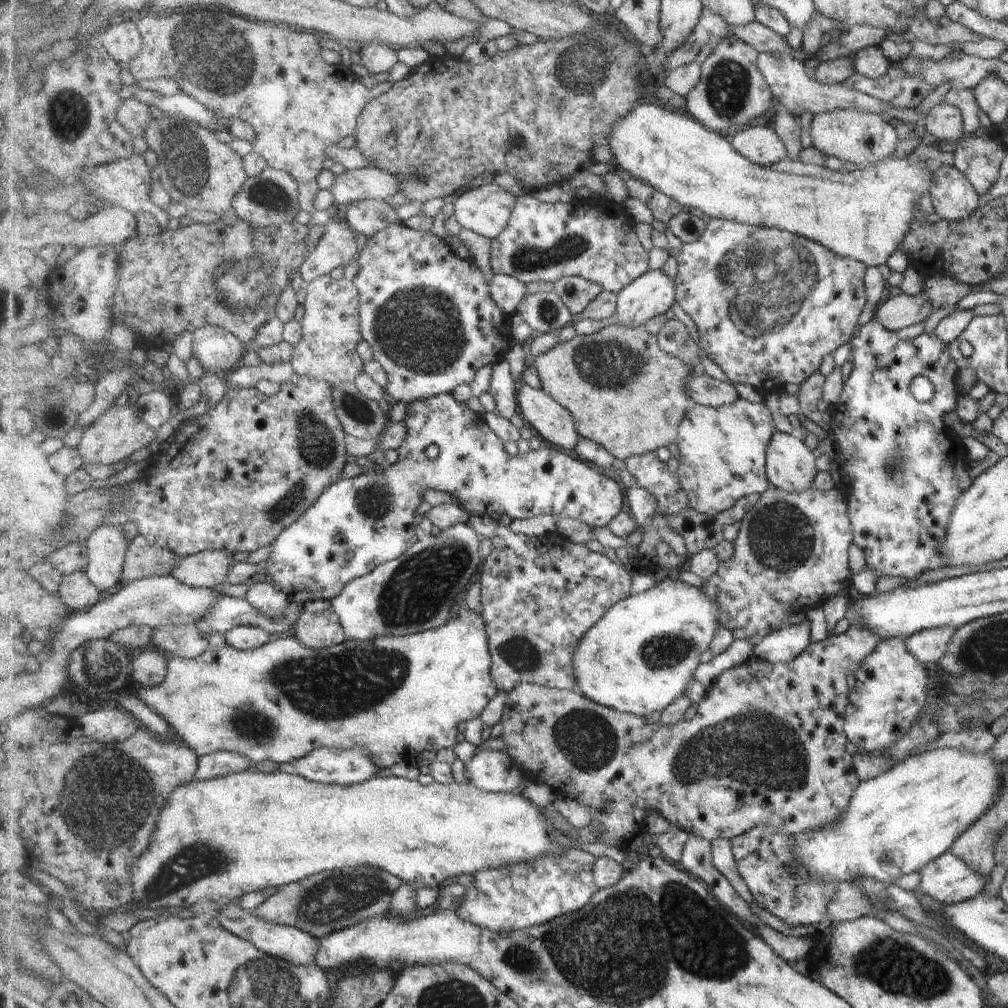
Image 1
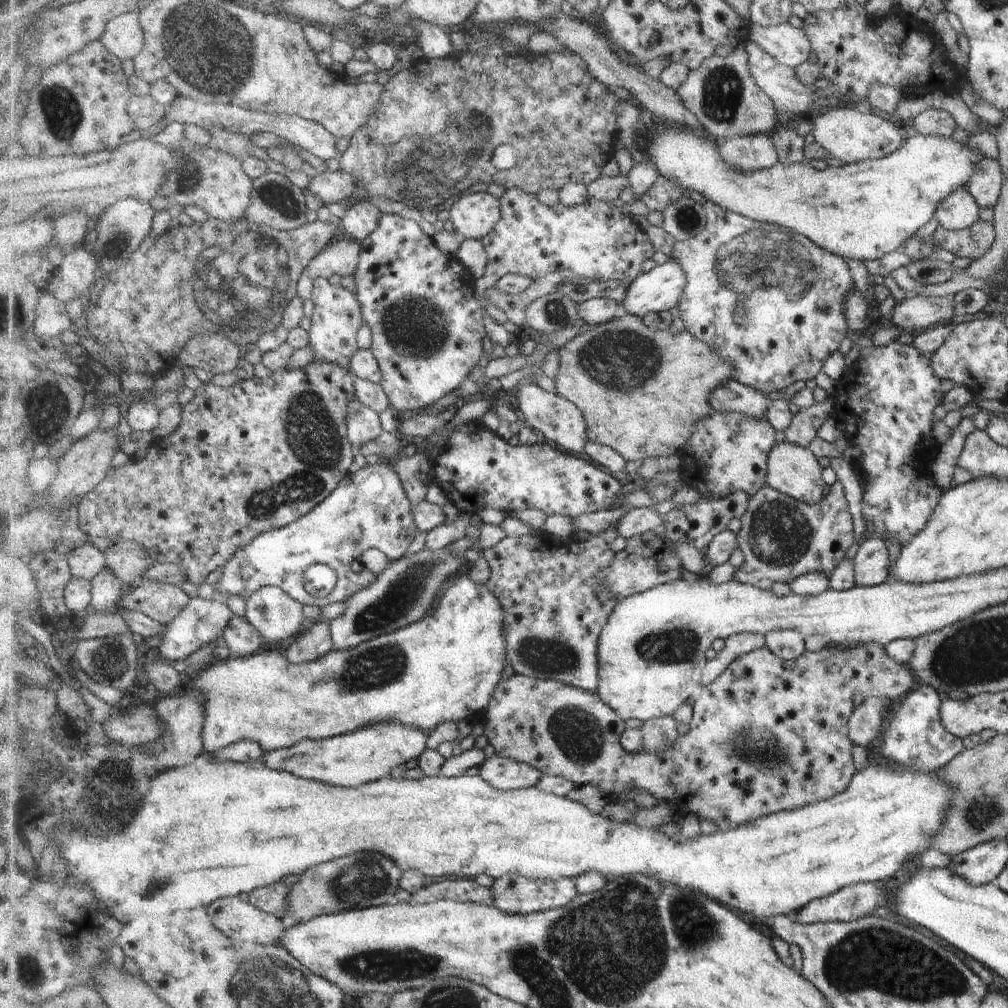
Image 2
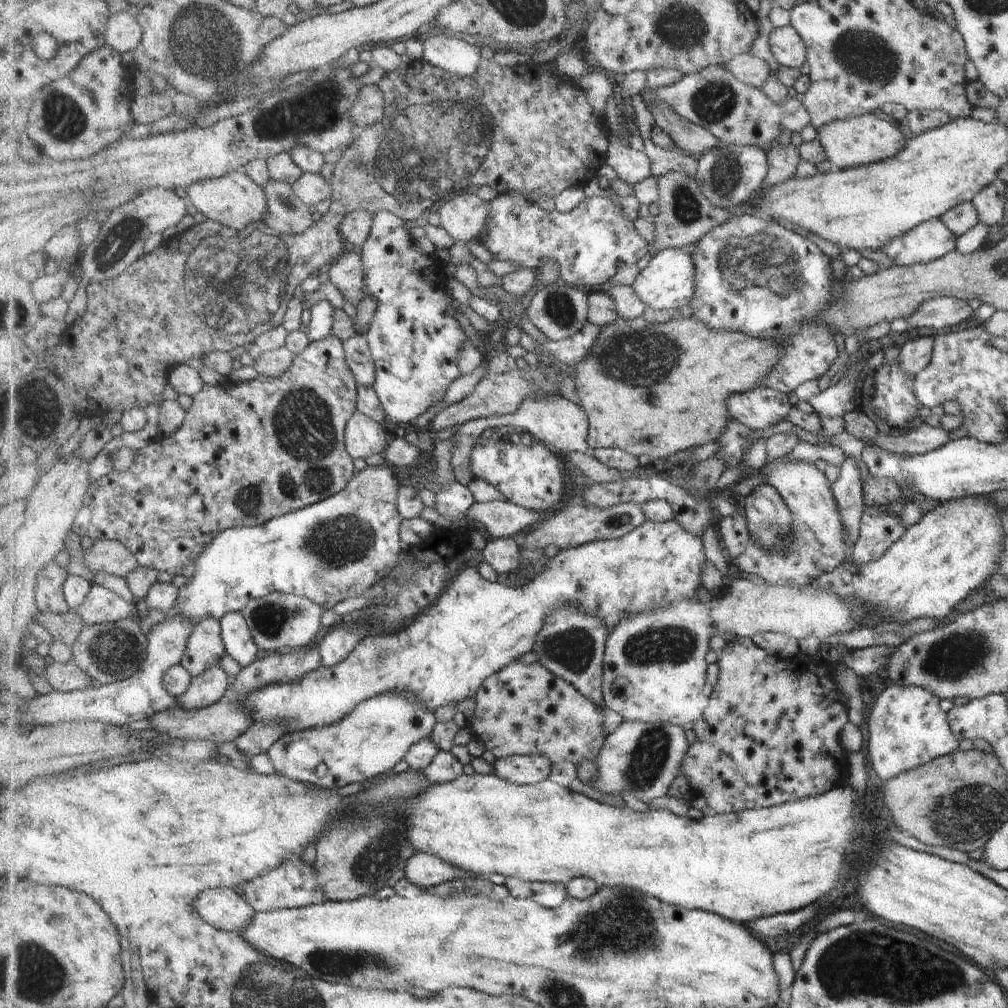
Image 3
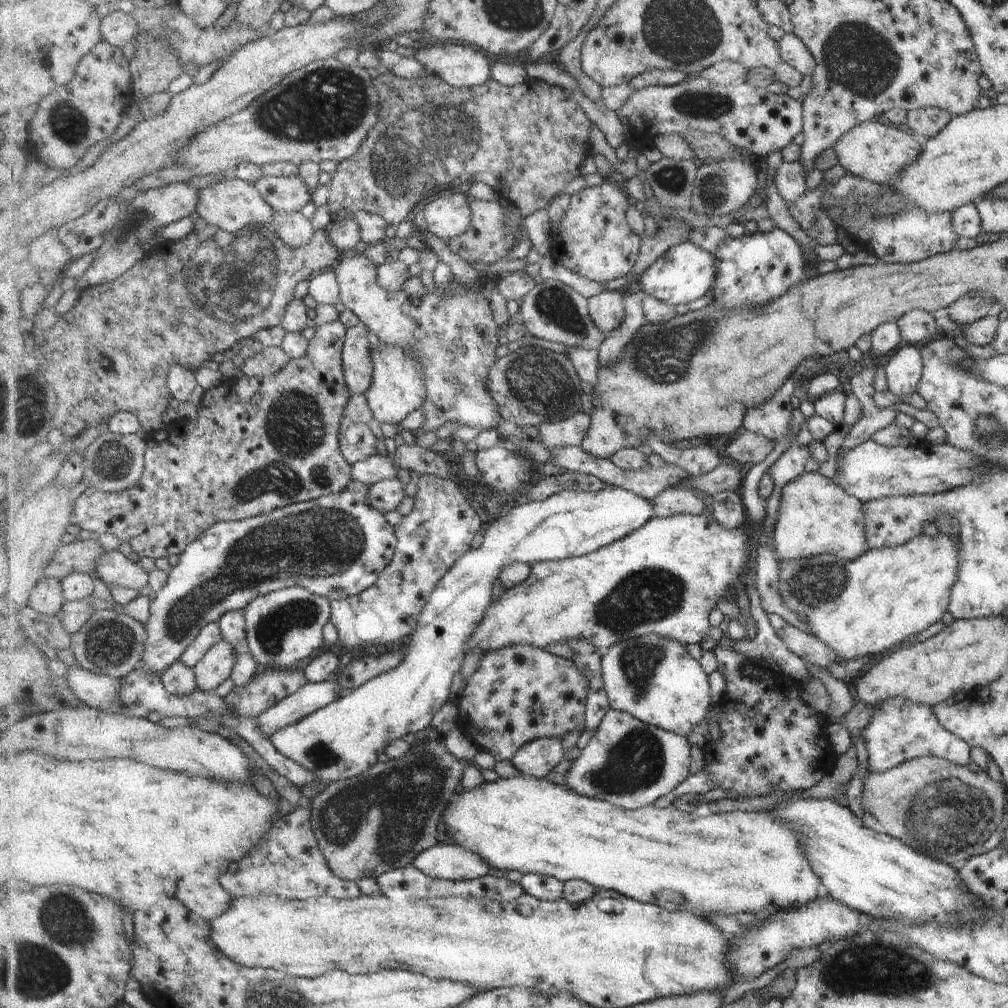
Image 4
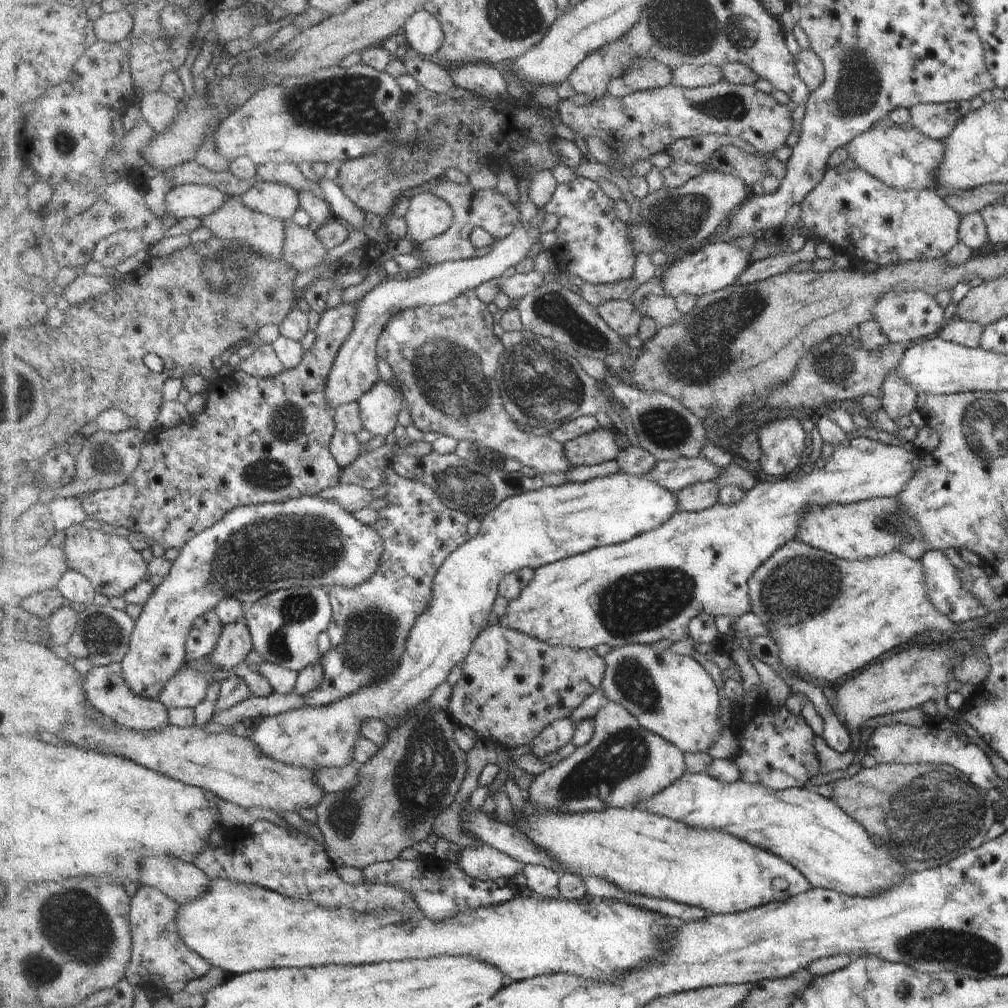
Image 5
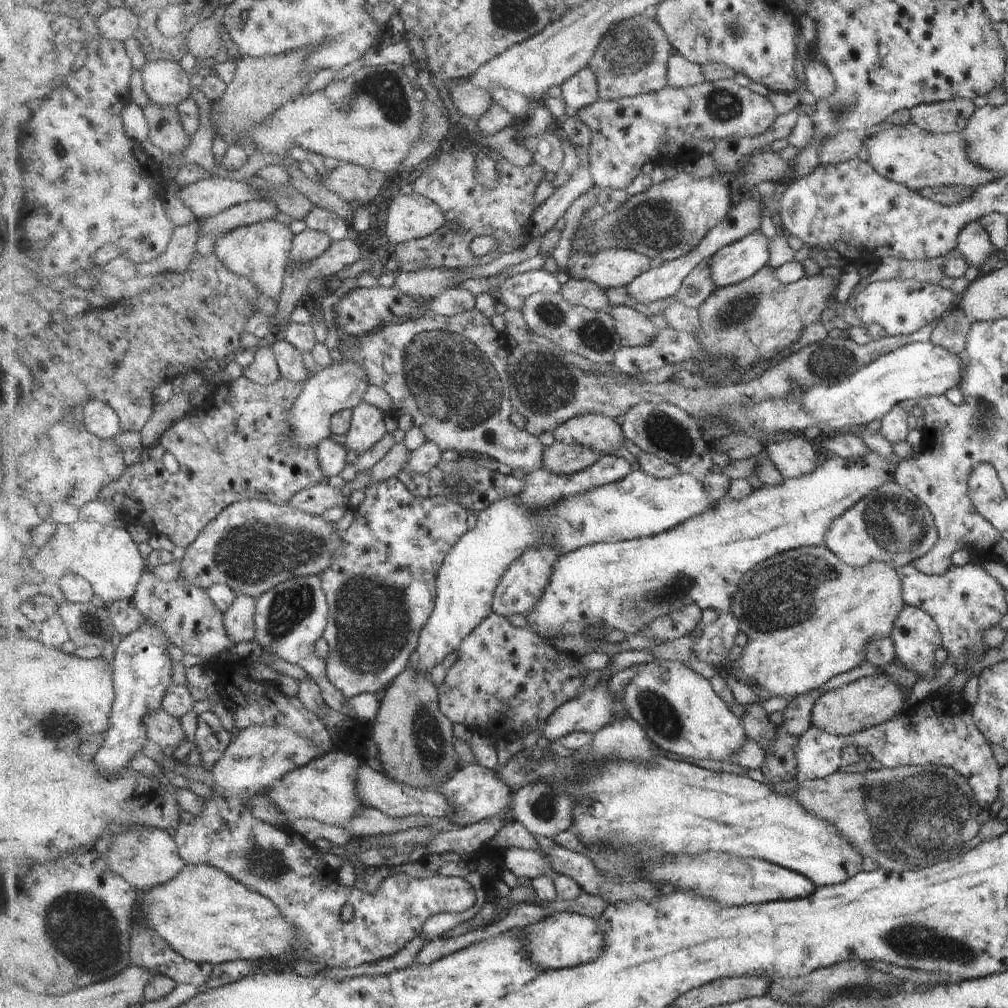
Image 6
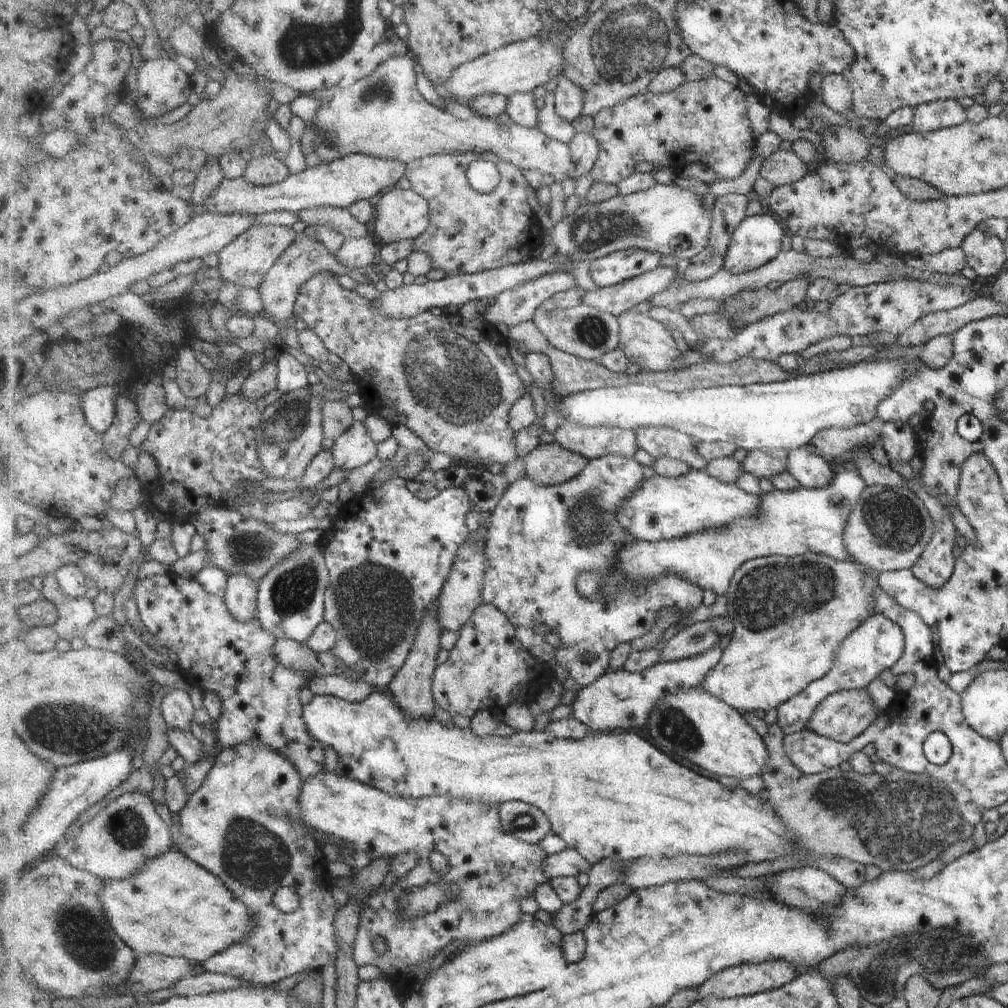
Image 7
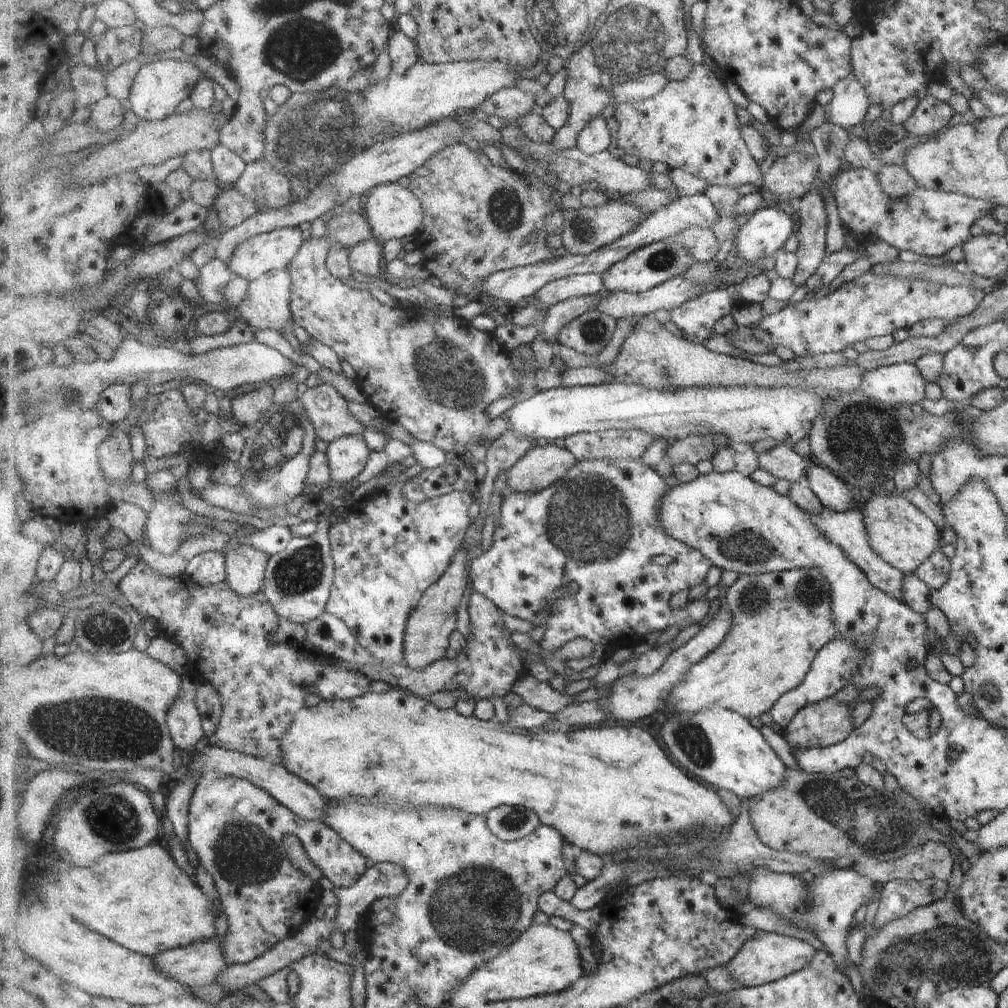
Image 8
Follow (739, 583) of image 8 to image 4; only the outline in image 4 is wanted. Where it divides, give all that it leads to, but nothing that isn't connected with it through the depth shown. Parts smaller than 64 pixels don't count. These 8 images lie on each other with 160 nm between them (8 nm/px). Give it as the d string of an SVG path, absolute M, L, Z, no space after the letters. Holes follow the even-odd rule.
M921 533L912 539L907 540L902 545L894 547L885 547L880 549L867 549L863 554L860 554L856 559L845 560L833 555L819 555L803 557L802 559L795 559L792 561L779 561L779 584L776 584L778 593L786 605L786 607L795 612L798 616L801 616L807 620L811 632L815 634L815 638L822 642L825 646L828 646L831 650L834 650L838 654L838 659L842 662L855 659L859 656L865 656L865 654L877 654L886 653L893 648L897 648L899 642L917 634L922 630L925 630L927 626L935 624L940 620L941 616L945 612L948 605L948 598L953 583L956 583L957 574L957 559L962 558L962 550L960 548L960 542L957 538L951 538L949 535L940 533L934 537L926 536Z

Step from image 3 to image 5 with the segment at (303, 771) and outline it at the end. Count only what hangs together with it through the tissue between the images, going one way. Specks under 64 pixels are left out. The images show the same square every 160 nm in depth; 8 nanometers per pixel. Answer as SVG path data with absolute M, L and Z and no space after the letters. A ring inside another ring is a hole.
M621 471L617 472L615 475L597 477L593 480L585 481L584 483L567 483L566 485L556 487L543 487L538 491L526 492L504 500L500 504L499 508L492 510L490 513L487 513L483 518L481 518L481 527L479 533L473 538L469 539L469 542L466 542L463 546L460 546L455 552L452 552L444 562L444 566L440 568L433 585L433 600L430 606L426 608L426 611L421 613L420 618L416 620L416 626L412 628L412 632L408 638L406 652L403 654L402 661L395 670L392 670L385 678L379 679L376 683L368 684L367 687L365 687L362 691L359 691L356 695L348 696L348 698L345 698L342 701L337 701L329 706L307 706L300 709L291 709L272 717L265 717L250 727L250 738L253 739L256 747L259 747L264 755L267 755L269 758L279 761L280 763L307 767L313 771L320 769L321 767L335 767L336 769L344 769L351 764L355 764L353 754L355 754L355 742L357 742L357 738L359 738L359 736L362 736L362 721L365 719L381 719L385 718L385 716L389 716L393 720L397 720L399 718L405 719L411 716L416 711L417 707L421 707L421 705L428 702L428 700L433 696L435 689L439 688L439 686L441 686L447 680L449 672L451 672L451 670L453 670L457 664L463 664L464 660L472 651L472 646L475 644L480 632L487 628L487 624L489 624L489 614L493 612L493 606L495 606L495 600L497 600L497 598L495 598L495 594L499 591L501 581L508 574L517 572L518 570L524 568L532 568L533 570L537 570L545 565L583 554L584 552L593 550L594 548L621 544L631 540L632 538L635 538L636 536L639 536L640 534L643 534L644 532L658 529L663 523L667 523L677 511L681 511L679 497L677 497L676 494L677 493L672 493L669 489L666 489L663 485L660 485L656 481L649 480L645 476L640 477L639 475L630 475Z

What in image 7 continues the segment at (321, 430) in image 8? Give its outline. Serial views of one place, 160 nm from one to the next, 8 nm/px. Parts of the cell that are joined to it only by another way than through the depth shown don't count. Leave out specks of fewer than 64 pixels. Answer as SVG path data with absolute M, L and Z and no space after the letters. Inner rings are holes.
M324 400L322 417L324 425L324 435L327 439L336 441L344 435L356 422L353 418L352 408L345 401Z

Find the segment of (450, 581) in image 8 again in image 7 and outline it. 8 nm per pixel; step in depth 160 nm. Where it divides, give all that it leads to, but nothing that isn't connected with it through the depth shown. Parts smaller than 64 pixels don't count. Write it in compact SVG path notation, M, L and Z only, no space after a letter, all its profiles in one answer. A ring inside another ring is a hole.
M436 604L424 618L420 631L417 633L416 642L404 667L396 674L396 678L386 688L391 698L412 718L413 721L436 718L436 700L433 696L434 672L437 666L437 652L439 652L439 638L441 638L442 626L436 620Z

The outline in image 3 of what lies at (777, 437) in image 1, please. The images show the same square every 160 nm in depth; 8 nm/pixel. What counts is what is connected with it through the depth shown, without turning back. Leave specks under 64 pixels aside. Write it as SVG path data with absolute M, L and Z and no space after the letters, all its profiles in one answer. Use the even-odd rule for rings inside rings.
M783 458L779 461L770 462L769 464L765 464L762 468L764 474L768 477L766 482L769 483L771 486L774 486L784 497L785 502L788 504L788 507L793 511L794 514L794 536L788 545L788 548L783 553L774 553L773 555L762 555L761 553L757 552L744 552L741 556L735 558L734 563L735 565L742 570L743 572L748 573L755 573L761 576L765 582L772 584L772 585L781 585L786 587L795 587L795 588L809 588L809 584L813 584L813 580L815 577L822 575L823 573L830 573L835 567L839 567L847 558L849 558L849 554L851 549L848 548L847 541L844 540L844 526L843 520L841 520L841 513L839 512L839 508L837 508L836 501L834 498L831 498L831 493L829 492L829 486L827 486L827 482L825 482L825 476L813 466L813 463L806 463L803 461L791 461L790 463L783 463L779 465Z

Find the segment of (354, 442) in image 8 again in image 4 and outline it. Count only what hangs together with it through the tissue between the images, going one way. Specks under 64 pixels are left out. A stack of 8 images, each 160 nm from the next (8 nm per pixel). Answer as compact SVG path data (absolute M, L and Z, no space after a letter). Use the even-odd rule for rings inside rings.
M380 342L380 347L372 350L372 361L372 387L364 395L368 398L374 418L379 423L401 424L411 412L422 408L428 395L426 366L422 356L417 351Z

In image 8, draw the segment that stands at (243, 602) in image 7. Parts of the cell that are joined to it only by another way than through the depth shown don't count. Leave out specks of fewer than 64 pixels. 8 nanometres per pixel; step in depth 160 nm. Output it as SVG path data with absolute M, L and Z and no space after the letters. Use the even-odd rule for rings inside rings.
M239 544L226 556L226 581L230 589L241 597L250 597L264 588L269 553L247 544Z

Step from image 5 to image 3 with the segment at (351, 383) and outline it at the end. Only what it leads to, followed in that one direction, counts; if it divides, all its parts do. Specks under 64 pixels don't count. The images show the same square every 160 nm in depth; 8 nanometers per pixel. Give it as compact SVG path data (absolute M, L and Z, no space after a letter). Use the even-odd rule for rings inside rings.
M352 336L344 342L344 347L351 372L356 376L359 386L373 387L376 383L376 364L367 336Z

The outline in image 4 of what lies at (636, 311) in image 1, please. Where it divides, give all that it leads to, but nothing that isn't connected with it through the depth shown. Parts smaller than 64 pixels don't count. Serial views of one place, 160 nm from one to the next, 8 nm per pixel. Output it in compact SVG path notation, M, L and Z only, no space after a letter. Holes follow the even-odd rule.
M687 241L668 250L655 264L652 264L639 278L641 290L653 295L667 304L678 307L693 300L699 300L712 290L717 278L718 268L716 257Z

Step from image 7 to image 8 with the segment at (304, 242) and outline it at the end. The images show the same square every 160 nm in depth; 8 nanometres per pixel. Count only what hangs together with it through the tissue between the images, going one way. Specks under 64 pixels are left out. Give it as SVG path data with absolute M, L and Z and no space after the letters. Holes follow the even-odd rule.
M290 266L285 267L282 271L263 274L260 279L249 283L247 298L240 304L238 313L239 317L247 322L253 330L273 328L273 330L282 331L282 336L297 353L308 353L306 345L297 340L297 336L295 336L295 332L293 331L296 324L290 307L292 286Z

